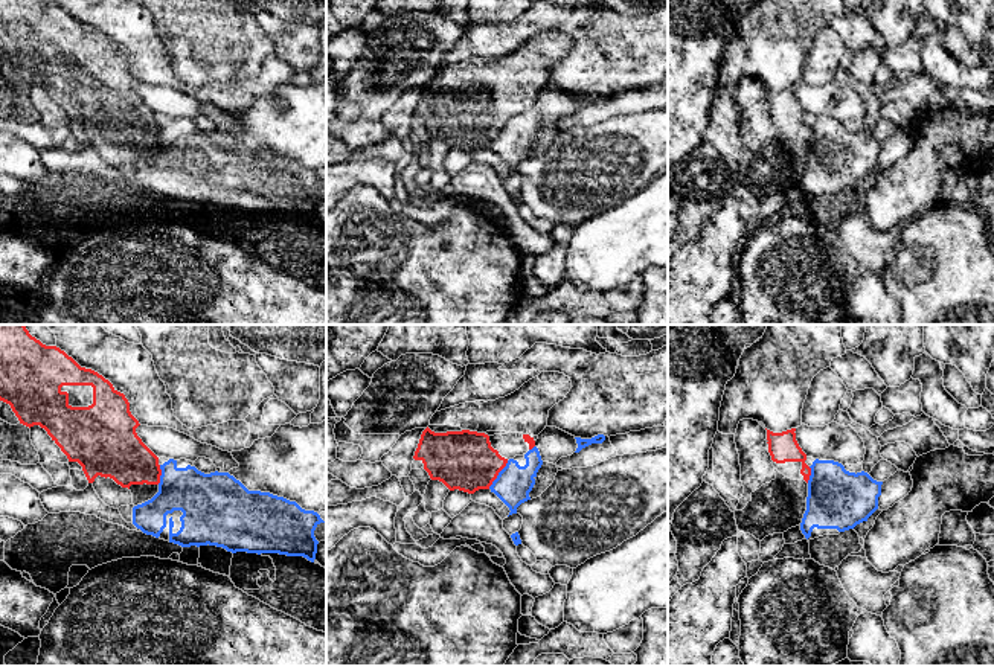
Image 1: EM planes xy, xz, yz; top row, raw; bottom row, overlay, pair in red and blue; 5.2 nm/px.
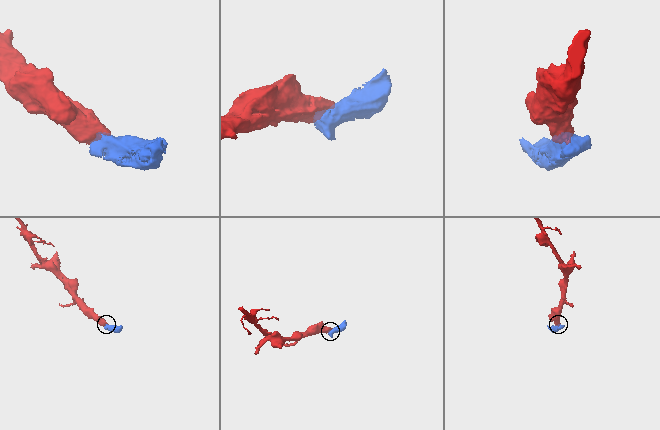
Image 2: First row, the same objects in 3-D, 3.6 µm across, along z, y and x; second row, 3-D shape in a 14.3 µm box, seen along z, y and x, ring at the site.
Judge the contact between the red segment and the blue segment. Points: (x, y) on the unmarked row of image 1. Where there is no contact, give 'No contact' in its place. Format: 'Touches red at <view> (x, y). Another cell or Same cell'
Touches red at xz (497, 133). Another cell

